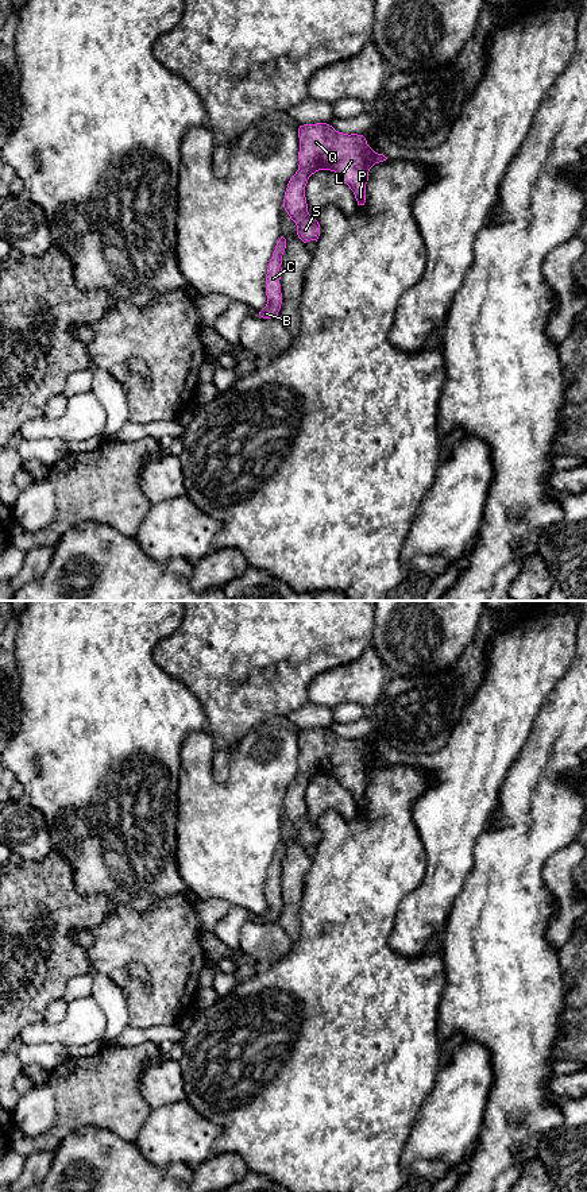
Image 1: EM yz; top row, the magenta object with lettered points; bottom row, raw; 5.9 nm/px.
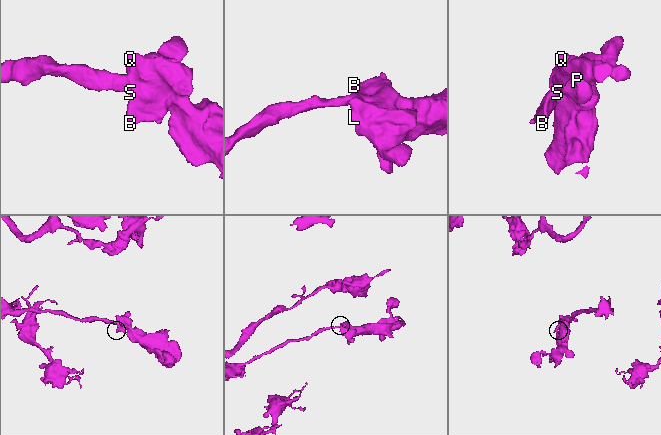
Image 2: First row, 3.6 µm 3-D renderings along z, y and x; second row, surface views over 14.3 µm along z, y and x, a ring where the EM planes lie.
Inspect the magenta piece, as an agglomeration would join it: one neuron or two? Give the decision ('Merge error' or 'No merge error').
No merge error

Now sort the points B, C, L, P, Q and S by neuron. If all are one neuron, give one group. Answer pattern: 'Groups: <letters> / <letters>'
Groups: B C L P Q S

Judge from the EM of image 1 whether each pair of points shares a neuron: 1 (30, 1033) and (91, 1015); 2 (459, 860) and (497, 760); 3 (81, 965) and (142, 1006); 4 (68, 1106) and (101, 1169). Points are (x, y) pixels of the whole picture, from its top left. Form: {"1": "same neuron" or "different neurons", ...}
{"1": "same neuron", "2": "same neuron", "3": "different neurons", "4": "different neurons"}

